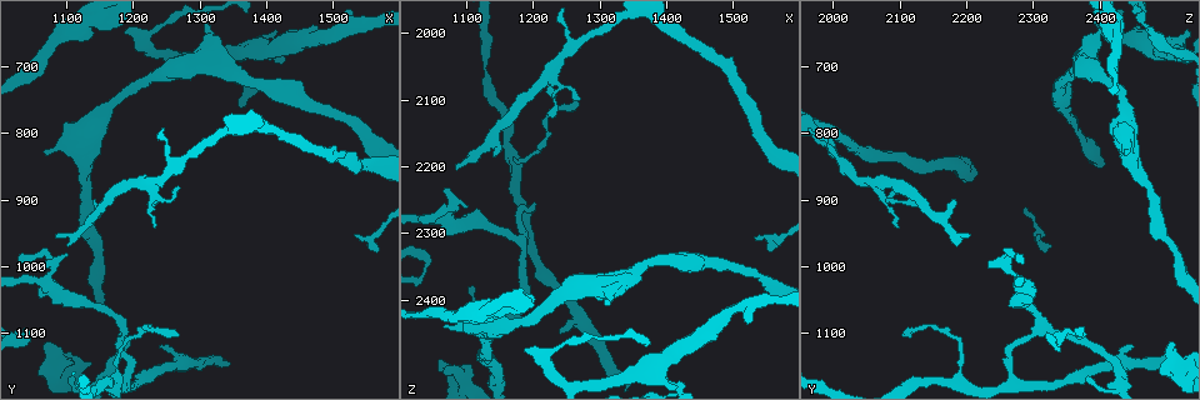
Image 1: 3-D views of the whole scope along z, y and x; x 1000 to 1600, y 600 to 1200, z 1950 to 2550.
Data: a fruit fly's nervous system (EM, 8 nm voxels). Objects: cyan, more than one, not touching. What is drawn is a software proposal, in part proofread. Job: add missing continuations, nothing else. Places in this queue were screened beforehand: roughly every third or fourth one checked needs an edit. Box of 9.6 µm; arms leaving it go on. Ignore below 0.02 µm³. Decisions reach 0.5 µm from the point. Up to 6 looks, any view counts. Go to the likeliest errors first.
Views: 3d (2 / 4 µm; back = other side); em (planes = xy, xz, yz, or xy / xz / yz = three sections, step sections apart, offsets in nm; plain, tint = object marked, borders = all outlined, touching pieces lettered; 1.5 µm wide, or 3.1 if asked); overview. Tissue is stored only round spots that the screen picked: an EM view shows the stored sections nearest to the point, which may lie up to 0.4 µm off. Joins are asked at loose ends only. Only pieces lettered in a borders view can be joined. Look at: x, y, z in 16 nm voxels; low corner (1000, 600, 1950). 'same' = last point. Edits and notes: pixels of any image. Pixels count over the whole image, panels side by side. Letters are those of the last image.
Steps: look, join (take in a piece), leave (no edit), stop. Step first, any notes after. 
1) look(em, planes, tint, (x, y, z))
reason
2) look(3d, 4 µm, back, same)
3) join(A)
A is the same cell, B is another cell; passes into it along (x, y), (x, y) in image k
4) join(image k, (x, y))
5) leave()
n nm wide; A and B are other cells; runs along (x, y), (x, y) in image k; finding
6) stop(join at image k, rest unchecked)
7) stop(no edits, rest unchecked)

look(em, xz, step 8, tint, (1140, 900, 2185))
free end

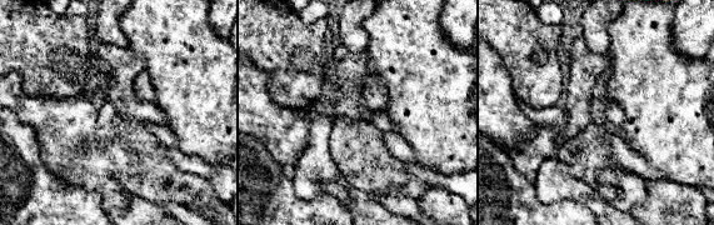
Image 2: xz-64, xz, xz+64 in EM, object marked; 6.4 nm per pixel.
look(em, yz, step 8, borders, same)

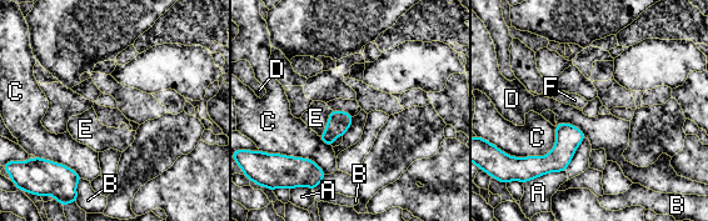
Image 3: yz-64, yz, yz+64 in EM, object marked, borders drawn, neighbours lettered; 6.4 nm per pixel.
leave()
140 nm wide; A, B, C, D, E and F are other cells; none of them fits

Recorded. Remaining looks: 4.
look(em, planes, plain, (1070, 1120, 2505))

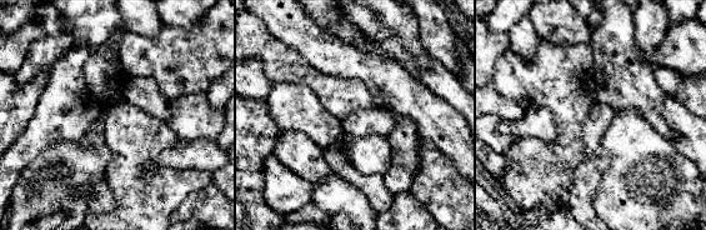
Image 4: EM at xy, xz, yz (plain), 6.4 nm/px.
look(em, planes, borders, same)

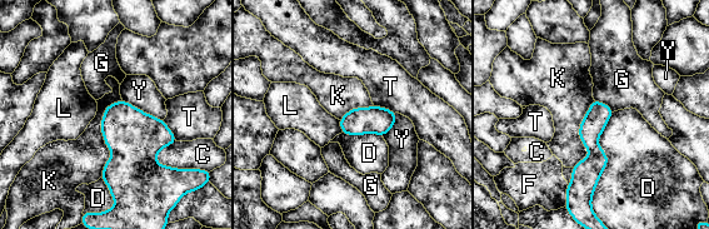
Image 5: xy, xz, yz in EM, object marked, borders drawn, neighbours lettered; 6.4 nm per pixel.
leave()
C, D, F, G, K, L, T and Y are other cells; runs along (597, 104), (587, 193) in image 5; none of them fits

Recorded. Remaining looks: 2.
look(em, xz, step 8, borders, (1185, 650, 2475))
an open end

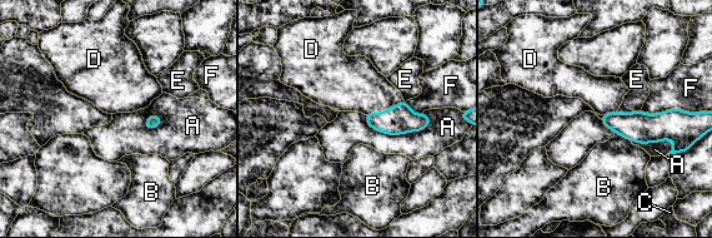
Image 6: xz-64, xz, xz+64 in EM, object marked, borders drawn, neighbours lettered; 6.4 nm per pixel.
look(em, planes, borders, same)

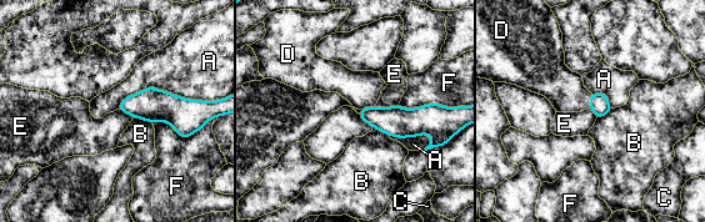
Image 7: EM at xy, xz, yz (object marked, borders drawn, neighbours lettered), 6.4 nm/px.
join(image 7, (564, 89))
130 nm wide; D is the same cell, A, B, C, E and F are other cells; it goes on there

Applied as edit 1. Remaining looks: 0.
stop(join at image 7, rest unchecked)

